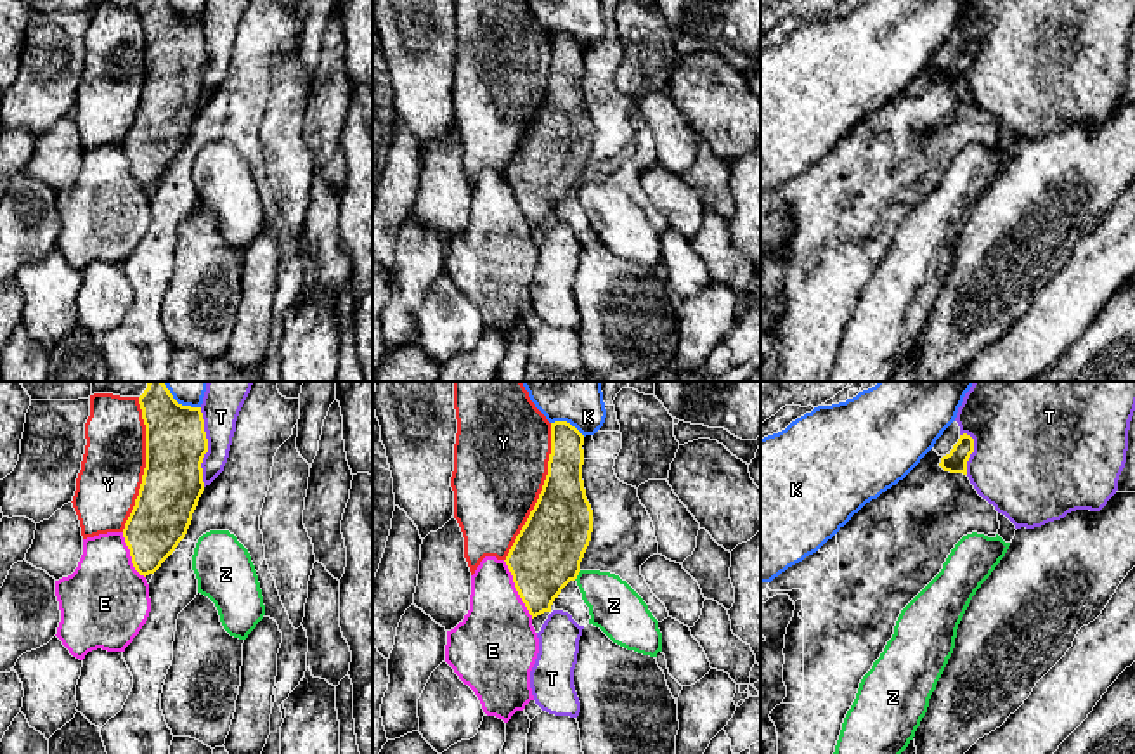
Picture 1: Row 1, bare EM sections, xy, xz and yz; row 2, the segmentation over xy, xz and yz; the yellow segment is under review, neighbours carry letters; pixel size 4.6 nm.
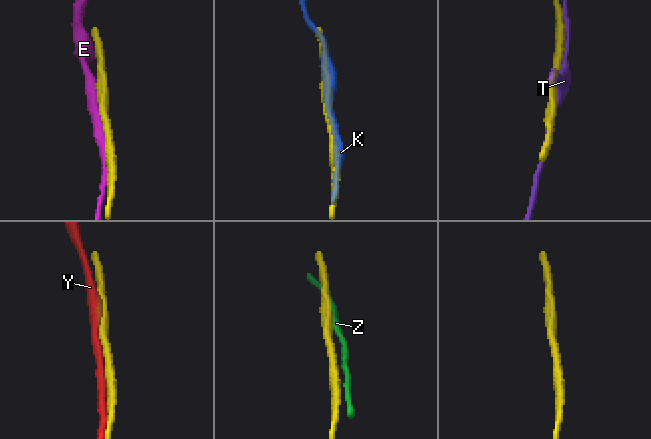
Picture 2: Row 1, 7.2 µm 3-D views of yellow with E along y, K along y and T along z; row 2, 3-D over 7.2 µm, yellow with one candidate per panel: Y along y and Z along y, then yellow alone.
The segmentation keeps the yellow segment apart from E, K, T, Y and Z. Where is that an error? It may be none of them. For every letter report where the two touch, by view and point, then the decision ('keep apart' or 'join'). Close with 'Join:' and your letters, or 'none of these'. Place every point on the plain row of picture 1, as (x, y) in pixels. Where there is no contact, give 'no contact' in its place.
E: meets yellow in xz at (517, 201); keep apart
K: meets yellow in xz at (569, 35); keep apart
T: meets yellow in xy at (207, 59); keep apart
Y: meets yellow in xz at (541, 104); keep apart
Z: meets yellow in xz at (577, 186); keep apart
Join: none of these

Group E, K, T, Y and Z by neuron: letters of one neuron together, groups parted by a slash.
E / K / T / Y / Z

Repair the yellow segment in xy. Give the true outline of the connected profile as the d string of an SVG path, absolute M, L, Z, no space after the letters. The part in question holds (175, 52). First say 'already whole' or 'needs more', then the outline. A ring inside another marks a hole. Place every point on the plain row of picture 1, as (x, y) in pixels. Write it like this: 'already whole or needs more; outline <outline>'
already whole; outline M146 0L139 9L146 36L146 80L123 149L140 187L154 185L185 149L204 102L203 69L208 50L201 19L178 16L168 0Z

